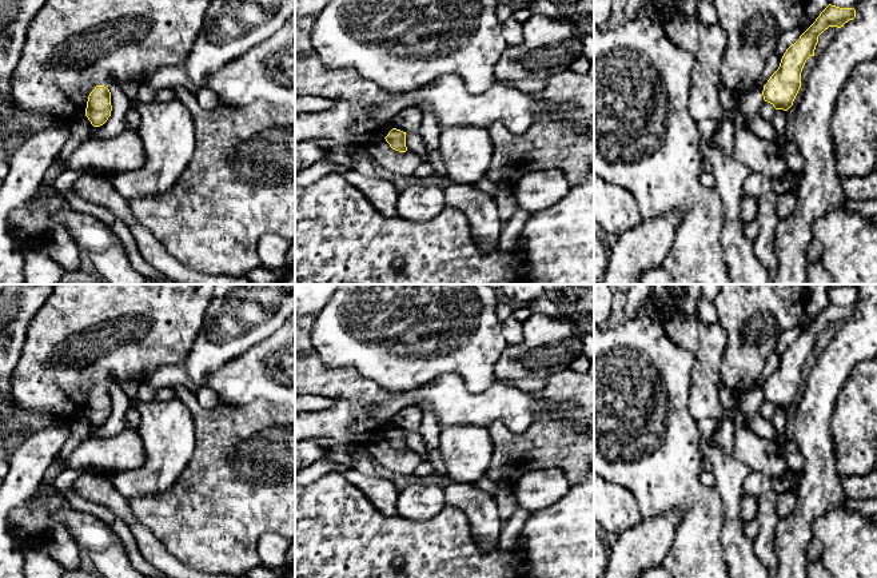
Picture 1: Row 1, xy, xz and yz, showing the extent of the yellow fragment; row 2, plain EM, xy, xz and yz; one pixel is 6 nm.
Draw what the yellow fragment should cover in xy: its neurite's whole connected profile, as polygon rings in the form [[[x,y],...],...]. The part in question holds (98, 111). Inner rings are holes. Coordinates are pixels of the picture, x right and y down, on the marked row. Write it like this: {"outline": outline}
{"outline": [[[96,85],[88,96],[85,116],[93,127],[100,127],[108,120],[111,111],[109,89],[104,85]]]}

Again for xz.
{"outline": [[[392,128],[388,135],[384,137],[390,147],[399,152],[406,152],[406,132]]]}

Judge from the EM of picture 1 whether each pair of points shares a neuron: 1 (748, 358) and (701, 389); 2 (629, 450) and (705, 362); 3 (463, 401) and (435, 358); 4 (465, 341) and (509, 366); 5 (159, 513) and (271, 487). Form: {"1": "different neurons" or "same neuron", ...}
{"1": "different neurons", "2": "different neurons", "3": "different neurons", "4": "different neurons", "5": "same neuron"}

